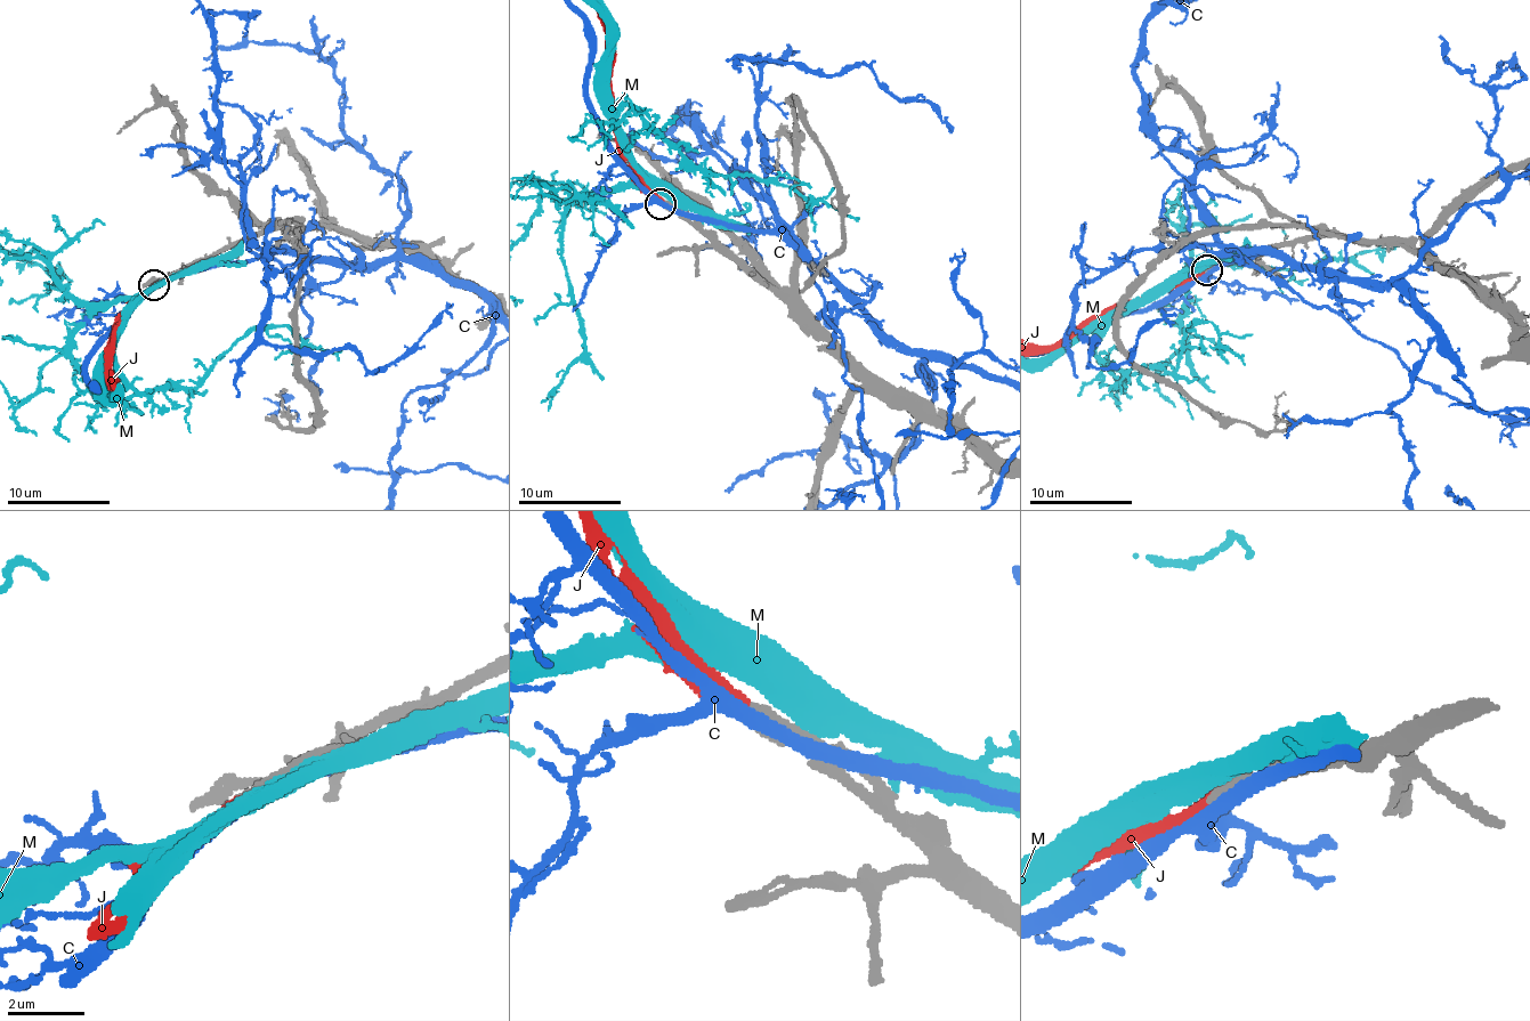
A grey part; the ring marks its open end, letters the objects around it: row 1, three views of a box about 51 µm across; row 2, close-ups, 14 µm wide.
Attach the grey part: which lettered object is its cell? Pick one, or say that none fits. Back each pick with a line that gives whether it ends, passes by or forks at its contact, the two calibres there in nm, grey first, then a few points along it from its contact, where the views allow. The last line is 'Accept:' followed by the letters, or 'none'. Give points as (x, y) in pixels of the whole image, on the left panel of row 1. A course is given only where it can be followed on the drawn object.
J: it ends there; 380 nm thick on the grey side, 320 nm on the other
Accept: J

